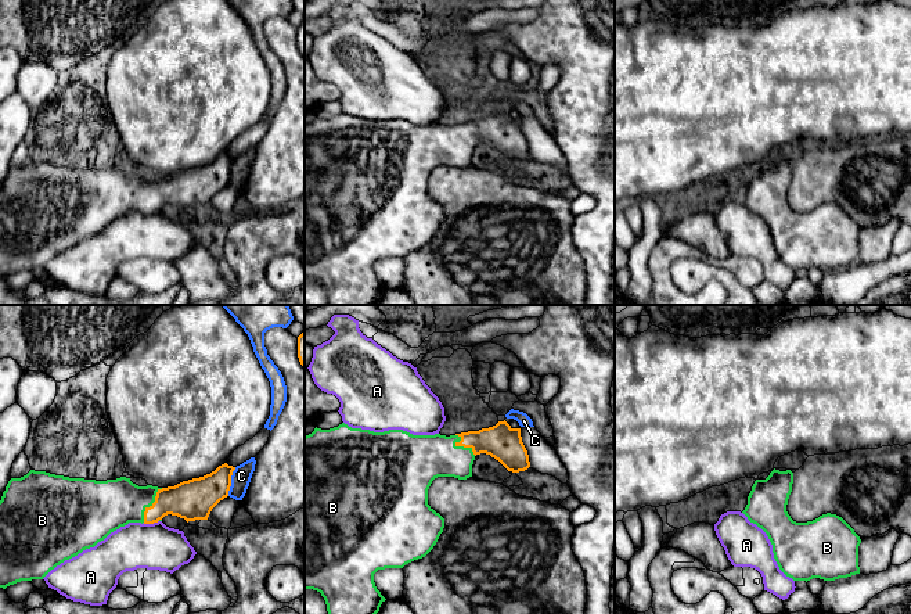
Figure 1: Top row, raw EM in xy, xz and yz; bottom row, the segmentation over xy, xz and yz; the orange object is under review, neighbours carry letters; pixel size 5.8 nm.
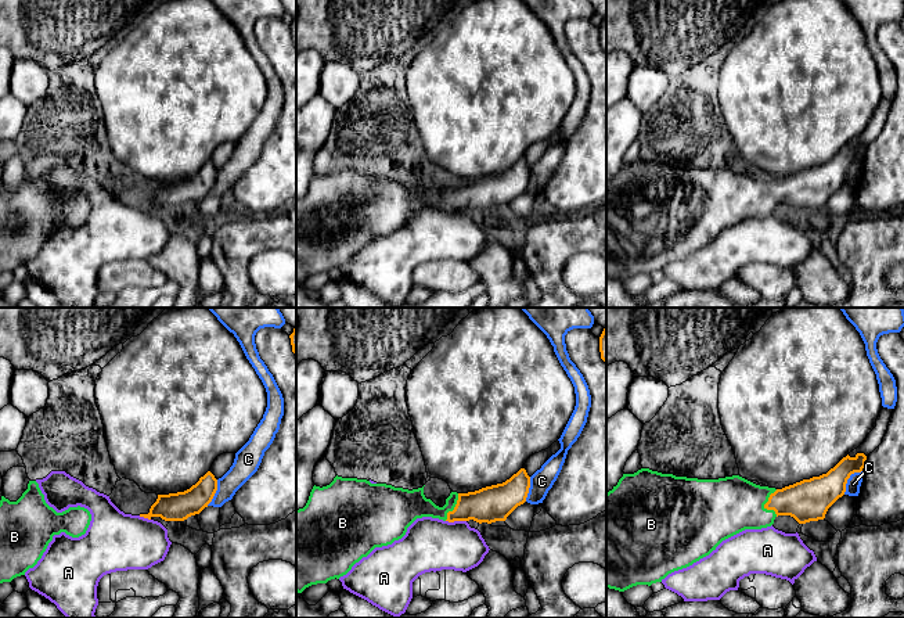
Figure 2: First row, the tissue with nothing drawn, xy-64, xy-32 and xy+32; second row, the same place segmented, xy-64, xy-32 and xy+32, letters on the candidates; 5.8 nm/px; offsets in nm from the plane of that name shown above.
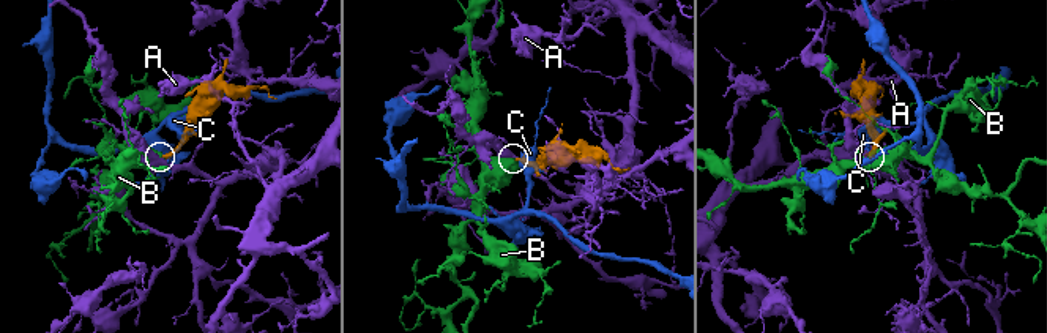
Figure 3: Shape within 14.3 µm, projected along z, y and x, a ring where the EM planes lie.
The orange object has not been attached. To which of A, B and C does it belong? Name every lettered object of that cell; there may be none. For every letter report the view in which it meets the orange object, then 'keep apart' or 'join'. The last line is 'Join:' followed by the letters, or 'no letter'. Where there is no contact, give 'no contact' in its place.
A: meets orange in xy; keep apart
B: meets orange in xy; join
C: meets orange in xy; keep apart
Join: B

